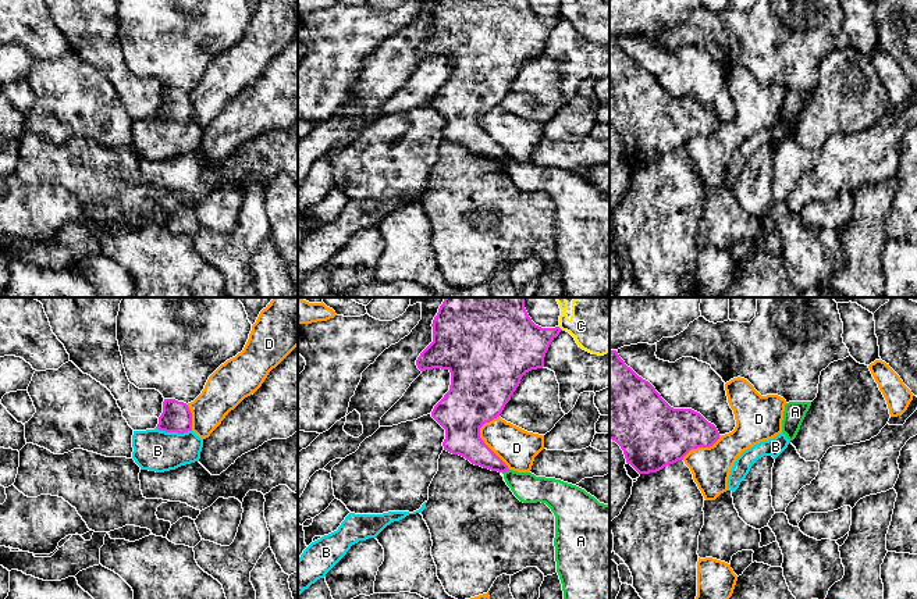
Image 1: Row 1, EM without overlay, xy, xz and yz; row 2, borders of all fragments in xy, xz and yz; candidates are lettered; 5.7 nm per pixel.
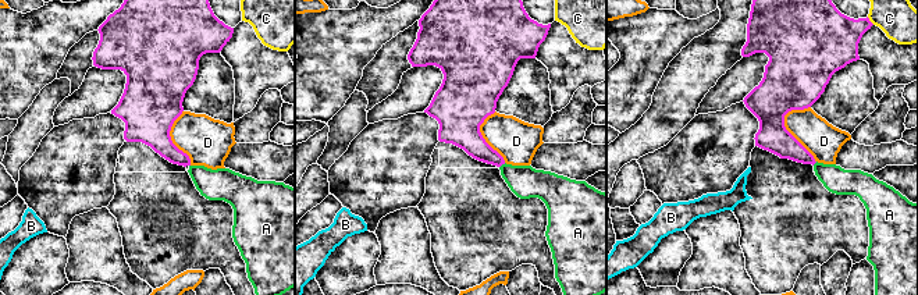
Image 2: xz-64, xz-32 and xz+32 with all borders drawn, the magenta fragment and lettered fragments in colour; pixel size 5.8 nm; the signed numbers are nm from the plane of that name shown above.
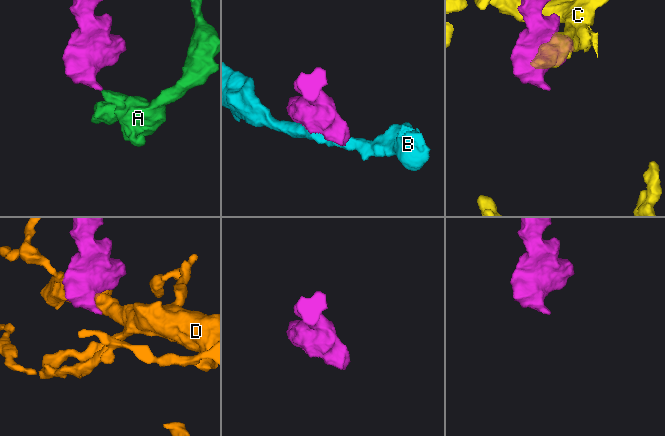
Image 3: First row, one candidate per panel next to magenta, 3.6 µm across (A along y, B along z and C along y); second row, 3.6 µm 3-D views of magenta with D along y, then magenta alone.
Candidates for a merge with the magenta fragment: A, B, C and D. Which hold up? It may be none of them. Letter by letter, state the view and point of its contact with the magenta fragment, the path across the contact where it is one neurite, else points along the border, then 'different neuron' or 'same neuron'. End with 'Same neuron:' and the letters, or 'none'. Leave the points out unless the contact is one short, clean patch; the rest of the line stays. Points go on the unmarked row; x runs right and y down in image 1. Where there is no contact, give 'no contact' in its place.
A: contact xz (505, 159); border xz (508, 157), (503, 161); different neuron
B: contact xy (174, 120); different neuron
C: contact xz (560, 17); different neuron
D: contact xz (483, 129); different neuron
Same neuron: none

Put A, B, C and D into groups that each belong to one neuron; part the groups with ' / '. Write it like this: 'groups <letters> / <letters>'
groups A / B / C / D

